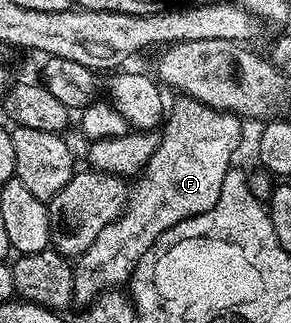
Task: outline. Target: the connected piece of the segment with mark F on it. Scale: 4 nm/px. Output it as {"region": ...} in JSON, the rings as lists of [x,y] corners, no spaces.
{"region":[[[181,95],[176,99],[178,101],[174,105],[172,102],[168,106],[167,116],[163,121],[165,133],[162,132],[159,136],[159,147],[155,147],[155,153],[136,178],[137,186],[132,186],[129,204],[116,221],[107,223],[107,227],[103,227],[103,231],[95,235],[95,243],[91,243],[89,250],[76,258],[73,265],[73,301],[81,304],[81,307],[88,307],[98,293],[103,293],[110,287],[124,286],[132,278],[137,260],[156,243],[159,235],[188,217],[198,217],[201,212],[209,211],[219,199],[224,177],[234,164],[233,156],[241,145],[242,118],[235,113],[213,109],[193,97]]]}

